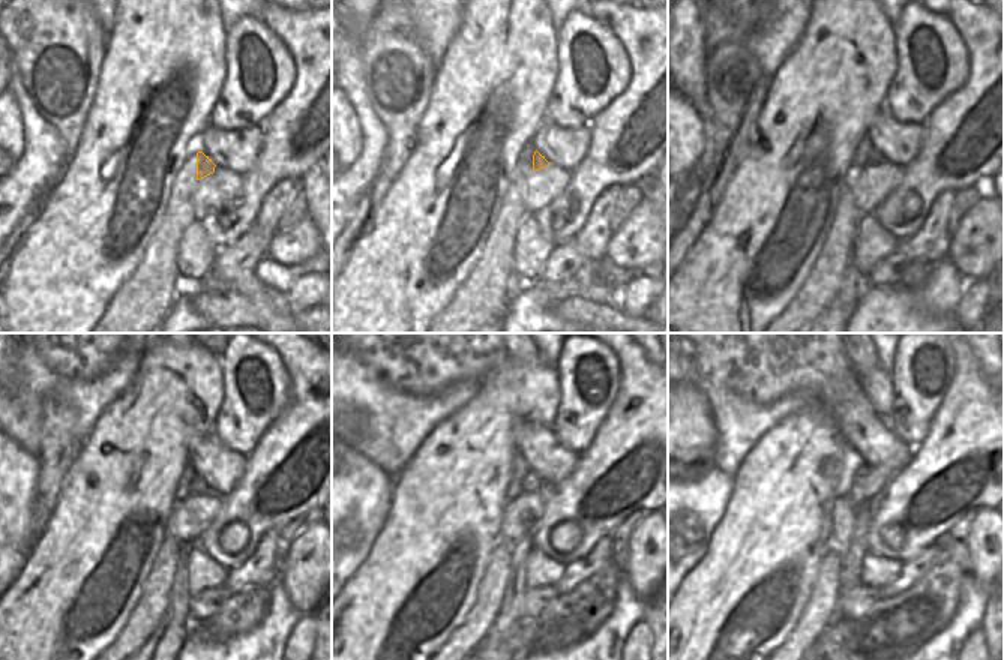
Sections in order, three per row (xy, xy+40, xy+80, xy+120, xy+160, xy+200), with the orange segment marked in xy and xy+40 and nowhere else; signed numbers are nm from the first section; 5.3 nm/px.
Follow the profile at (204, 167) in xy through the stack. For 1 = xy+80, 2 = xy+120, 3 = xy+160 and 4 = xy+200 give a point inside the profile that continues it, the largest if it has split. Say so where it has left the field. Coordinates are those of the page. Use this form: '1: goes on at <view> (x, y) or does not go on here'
1: goes on at xy+80 (874, 156)
2: goes on at xy+120 (197, 485)
3: goes on at xy+160 (532, 483)
4: goes on at xy+200 (860, 479)

